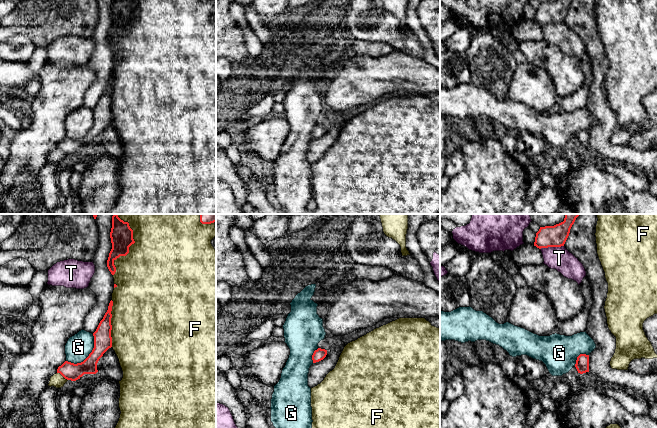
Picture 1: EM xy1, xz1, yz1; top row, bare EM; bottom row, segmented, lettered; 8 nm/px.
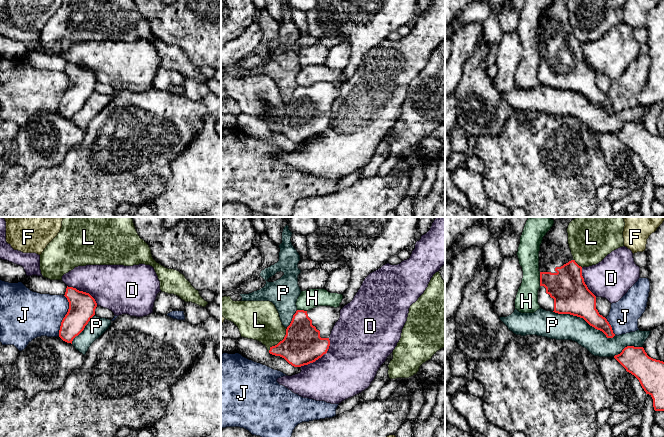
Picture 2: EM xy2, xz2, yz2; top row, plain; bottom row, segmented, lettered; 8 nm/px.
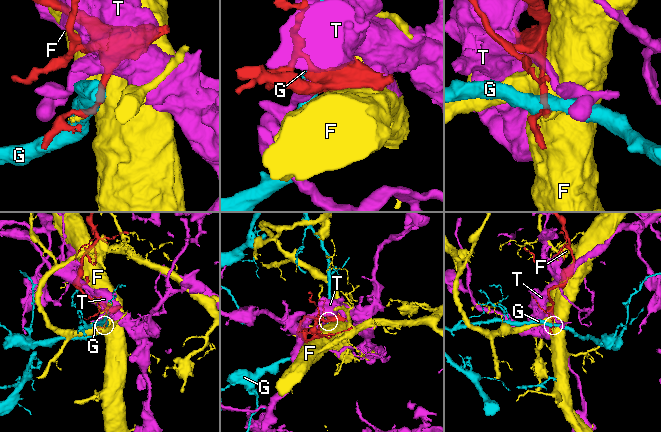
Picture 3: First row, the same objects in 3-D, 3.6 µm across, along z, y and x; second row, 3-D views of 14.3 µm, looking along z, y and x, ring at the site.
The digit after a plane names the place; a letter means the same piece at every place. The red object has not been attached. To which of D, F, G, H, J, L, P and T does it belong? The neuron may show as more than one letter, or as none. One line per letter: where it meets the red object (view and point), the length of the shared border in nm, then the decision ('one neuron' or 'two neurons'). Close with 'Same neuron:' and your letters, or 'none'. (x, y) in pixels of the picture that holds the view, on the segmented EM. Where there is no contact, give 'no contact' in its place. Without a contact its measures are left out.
D: meets red in xz2 at (320, 357); contact 340 nm long; two neurons
F: meets red in xy1 at (130, 245); contact 500 nm long; two neurons
G: meets red in xy1 at (88, 356); contact 320 nm long; two neurons
H: meets red in yz2 at (540, 279); contact 110 nm long; two neurons
J: meets red in xy2 at (65, 315); contact 340 nm long; two neurons
L: meets red in xz2 at (280, 341); contact 240 nm long; two neurons
P: meets red in yz2 at (584, 319); contact 550 nm long; two neurons
T: meets red in yz1 at (551, 246); contact 190 nm long; two neurons
Same neuron: none

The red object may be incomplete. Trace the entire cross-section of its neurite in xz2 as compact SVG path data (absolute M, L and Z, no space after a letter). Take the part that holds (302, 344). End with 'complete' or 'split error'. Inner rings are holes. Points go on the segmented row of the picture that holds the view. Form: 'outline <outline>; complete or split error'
outline M347 217L339 229L344 242L344 258L351 270L349 288L344 292L342 302L337 308L318 306L308 311L297 310L293 315L286 335L277 345L270 347L269 353L284 358L294 367L315 362L327 353L330 334L340 318L340 310L350 303L364 279L372 272L388 263L391 256L398 255L416 243L415 233L419 217Z; split error

